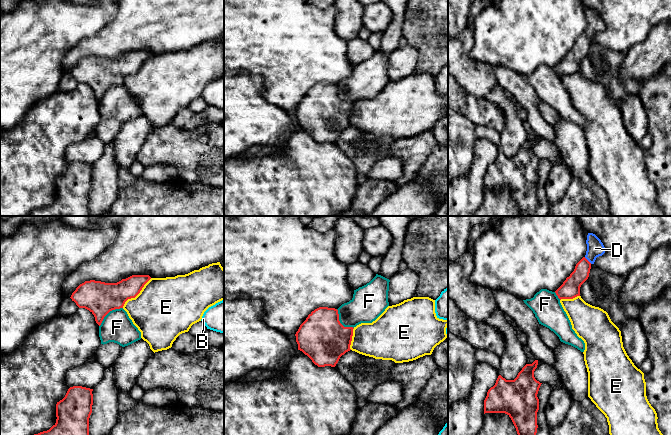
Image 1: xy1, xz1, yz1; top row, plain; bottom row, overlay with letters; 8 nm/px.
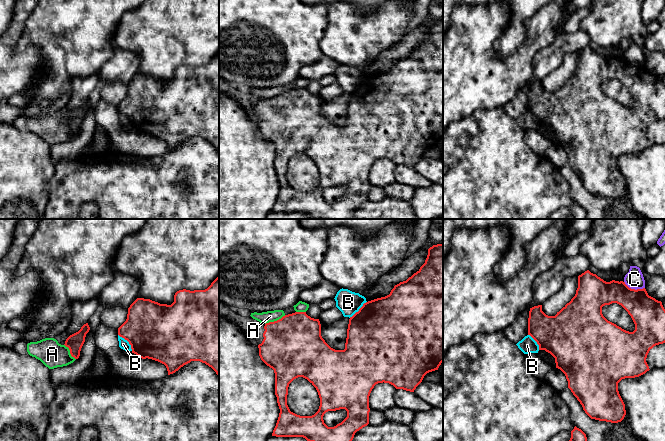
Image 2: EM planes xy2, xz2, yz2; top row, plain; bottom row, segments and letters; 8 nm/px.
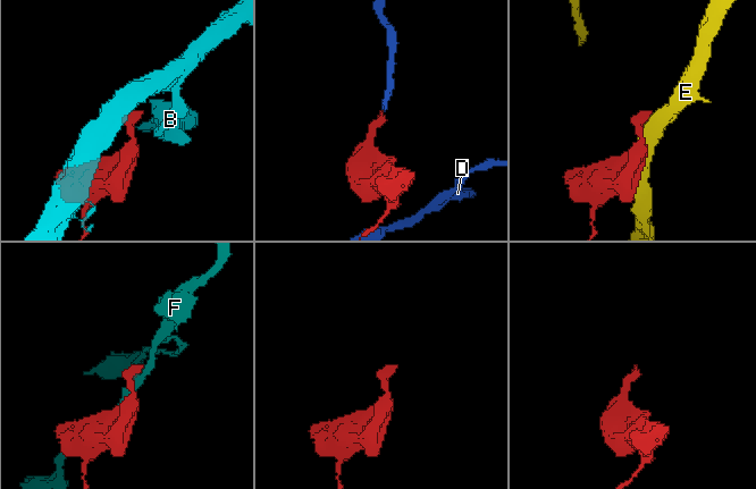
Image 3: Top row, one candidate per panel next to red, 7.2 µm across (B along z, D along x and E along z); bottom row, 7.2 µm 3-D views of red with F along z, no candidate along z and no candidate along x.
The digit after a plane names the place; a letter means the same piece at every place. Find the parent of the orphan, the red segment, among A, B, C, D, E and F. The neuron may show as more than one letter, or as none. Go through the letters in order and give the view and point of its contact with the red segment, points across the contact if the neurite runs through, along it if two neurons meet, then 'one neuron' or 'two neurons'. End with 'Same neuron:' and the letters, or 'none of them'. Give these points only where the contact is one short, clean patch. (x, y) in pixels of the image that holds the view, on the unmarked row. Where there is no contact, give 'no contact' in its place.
A: meets red in xz2 at (275, 97); border along xz2 (285, 91), (265, 100); two neurons
B: meets red in xy2 at (127, 116); border along xy2 (118, 110), (128, 118), (132, 126); two neurons
C: meets red in yz2 at (634, 65); border along yz2 (624, 57), (631, 64), (644, 64); two neurons
D: meets red in yz1 at (587, 36); runs through yz1 (571, 62), (581, 49), (587, 36), (595, 24); one neuron
E: meets red in xy1 at (136, 71); border along xy1 (151, 54), (122, 83); two neurons
F: meets red in xy1 at (108, 88); two neurons
Same neuron: D

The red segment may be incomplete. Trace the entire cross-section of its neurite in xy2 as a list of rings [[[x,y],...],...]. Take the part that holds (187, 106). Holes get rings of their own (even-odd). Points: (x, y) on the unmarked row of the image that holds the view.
[[[219,52],[205,66],[177,67],[171,81],[137,74],[118,111],[129,118],[132,129],[164,140],[168,151],[191,137],[200,137],[219,152]]]

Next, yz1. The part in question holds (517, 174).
[[[538,136],[526,140],[514,156],[506,156],[499,151],[484,176],[484,190],[507,190],[520,216],[535,216],[537,209],[537,170],[542,160],[534,153],[537,141]]]

